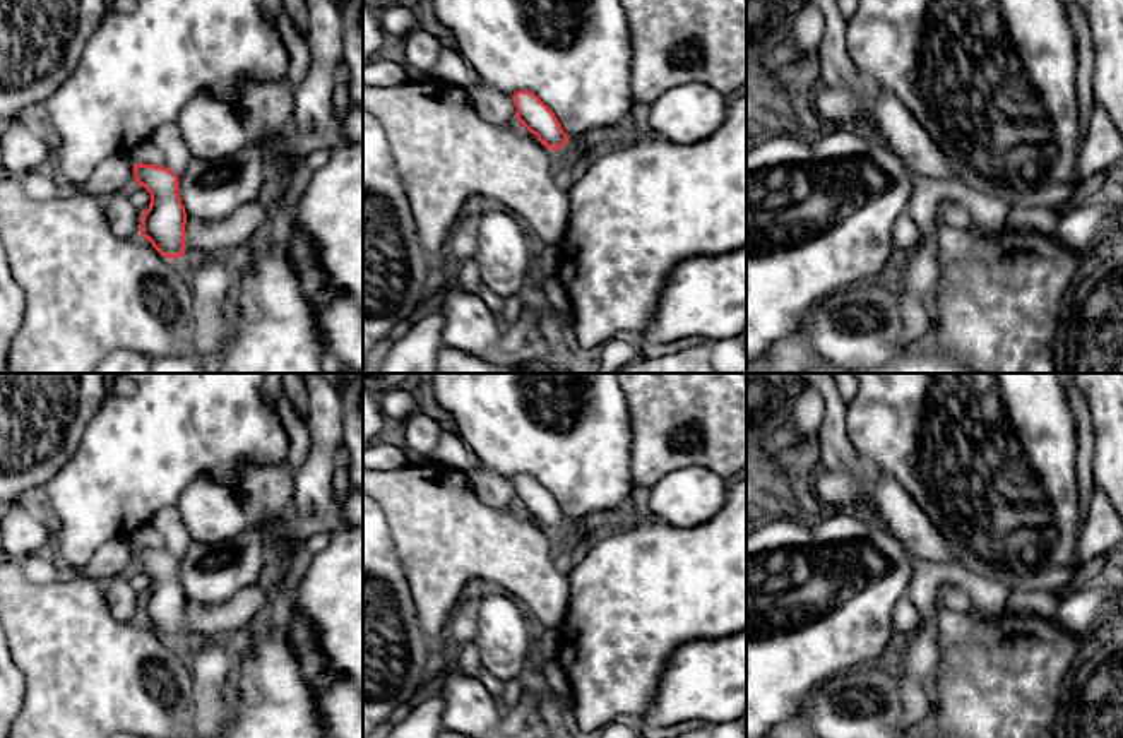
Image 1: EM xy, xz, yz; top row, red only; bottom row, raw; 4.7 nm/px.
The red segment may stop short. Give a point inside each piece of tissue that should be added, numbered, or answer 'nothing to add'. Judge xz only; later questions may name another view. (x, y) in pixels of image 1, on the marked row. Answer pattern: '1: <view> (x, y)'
1: xz (615, 136)

